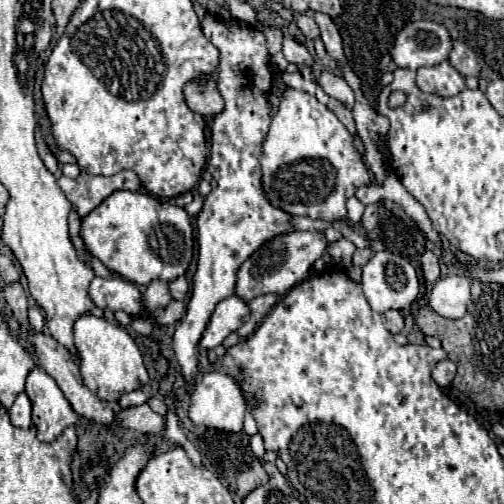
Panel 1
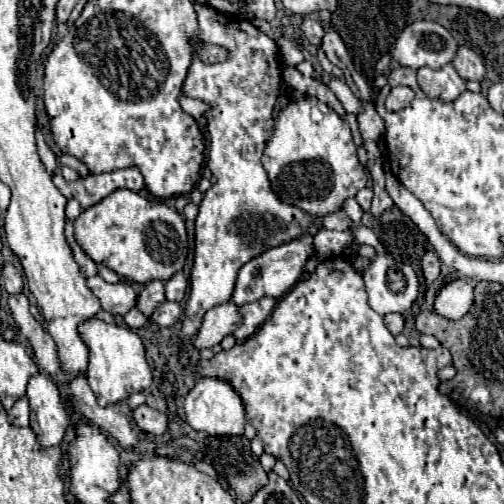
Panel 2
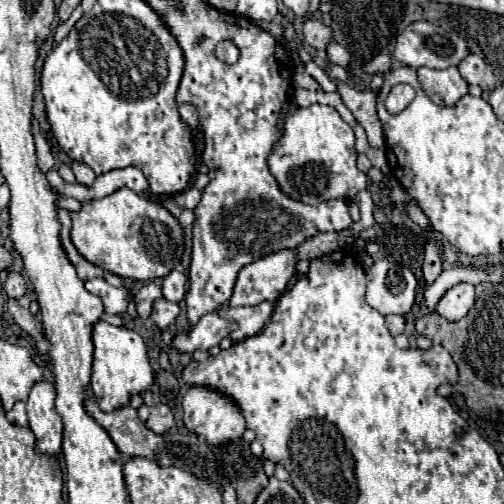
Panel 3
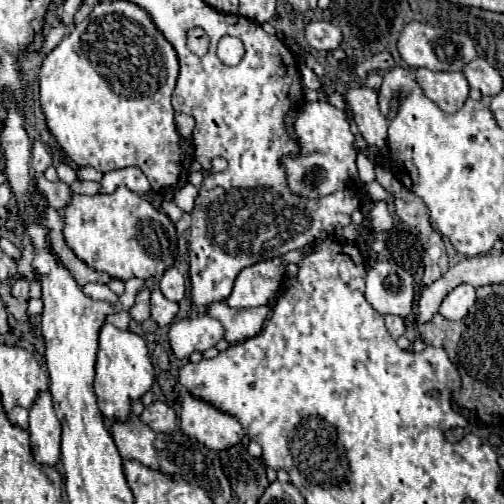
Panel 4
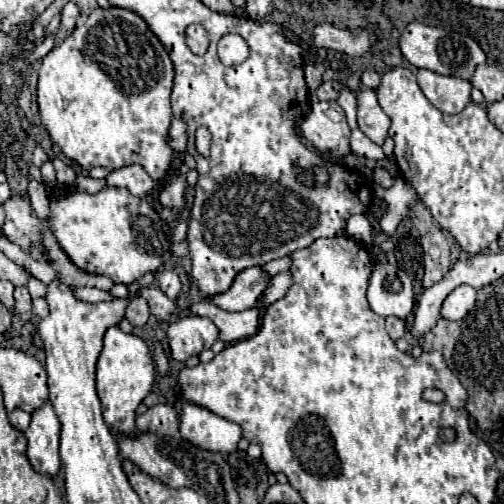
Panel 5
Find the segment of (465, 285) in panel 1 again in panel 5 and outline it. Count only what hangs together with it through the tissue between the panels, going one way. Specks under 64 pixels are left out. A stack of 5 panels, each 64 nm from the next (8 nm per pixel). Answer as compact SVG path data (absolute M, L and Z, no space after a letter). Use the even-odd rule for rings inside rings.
M458 286L452 290L442 304L442 318L446 320L462 320L476 302L476 290L472 286Z

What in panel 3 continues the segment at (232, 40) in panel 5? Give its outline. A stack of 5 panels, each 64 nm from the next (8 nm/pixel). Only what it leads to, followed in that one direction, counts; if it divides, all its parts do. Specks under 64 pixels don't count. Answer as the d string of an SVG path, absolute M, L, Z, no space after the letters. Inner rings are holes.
M220 42L216 46L216 56L218 58L240 58L240 52L238 52L236 44L232 44L232 42Z

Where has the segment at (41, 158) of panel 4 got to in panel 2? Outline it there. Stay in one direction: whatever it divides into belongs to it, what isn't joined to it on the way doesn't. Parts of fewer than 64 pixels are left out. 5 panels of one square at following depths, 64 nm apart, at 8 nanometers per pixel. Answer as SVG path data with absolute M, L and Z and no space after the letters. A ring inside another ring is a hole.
M42 134L36 136L36 144L38 144L38 154L40 154L40 160L42 160L44 168L52 174L56 170L56 156L54 156L54 152L48 148L48 144L46 144Z

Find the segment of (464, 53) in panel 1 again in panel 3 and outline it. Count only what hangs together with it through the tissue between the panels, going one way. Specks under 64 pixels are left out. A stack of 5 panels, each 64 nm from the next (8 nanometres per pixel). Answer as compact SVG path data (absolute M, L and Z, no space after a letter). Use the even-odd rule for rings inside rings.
M470 54L466 60L462 60L458 64L458 70L462 74L462 78L468 82L468 84L476 84L480 86L484 92L492 92L492 88L498 86L498 80L492 72L492 68L484 62L484 58L476 56L476 54Z

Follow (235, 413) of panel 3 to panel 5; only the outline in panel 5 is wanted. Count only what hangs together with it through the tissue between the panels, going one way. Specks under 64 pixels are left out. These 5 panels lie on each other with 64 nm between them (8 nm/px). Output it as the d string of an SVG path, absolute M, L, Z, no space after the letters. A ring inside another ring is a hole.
M184 402L180 416L180 436L208 452L236 452L242 428L210 410Z

